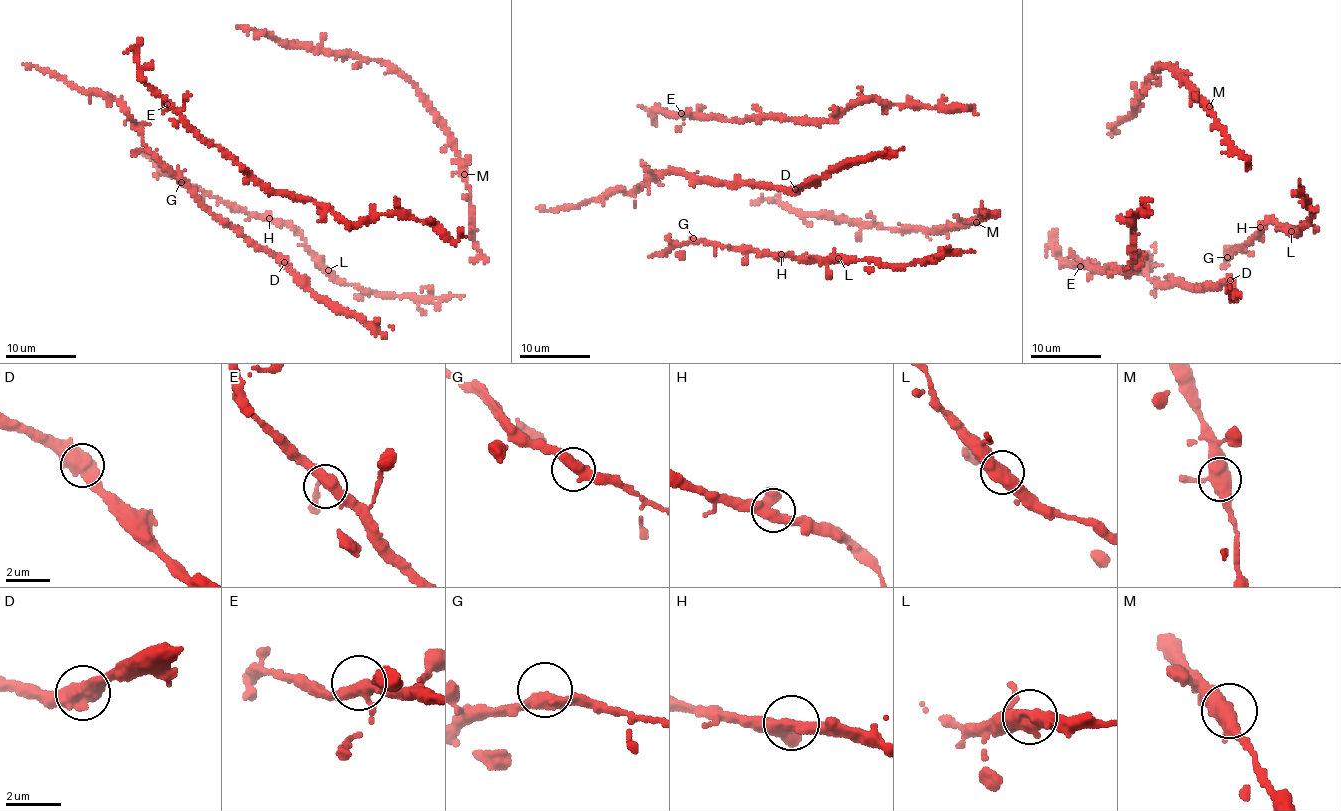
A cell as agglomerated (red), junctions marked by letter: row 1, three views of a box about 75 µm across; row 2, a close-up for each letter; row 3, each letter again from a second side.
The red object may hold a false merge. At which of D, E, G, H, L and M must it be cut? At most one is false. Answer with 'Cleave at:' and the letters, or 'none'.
Cleave at: none

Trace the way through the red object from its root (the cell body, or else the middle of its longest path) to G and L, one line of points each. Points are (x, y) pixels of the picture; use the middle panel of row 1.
G: (779, 256), (716, 245), (693, 238)
L: (779, 256), (807, 261), (838, 258)

